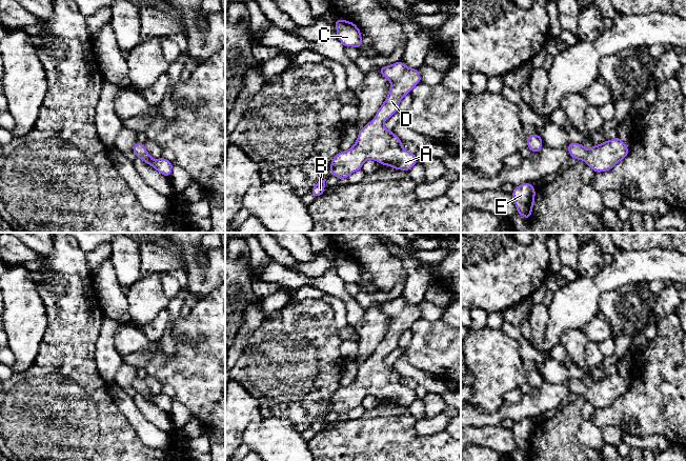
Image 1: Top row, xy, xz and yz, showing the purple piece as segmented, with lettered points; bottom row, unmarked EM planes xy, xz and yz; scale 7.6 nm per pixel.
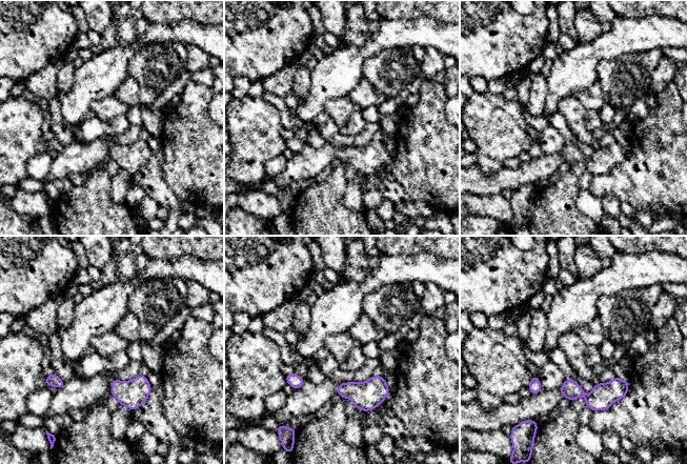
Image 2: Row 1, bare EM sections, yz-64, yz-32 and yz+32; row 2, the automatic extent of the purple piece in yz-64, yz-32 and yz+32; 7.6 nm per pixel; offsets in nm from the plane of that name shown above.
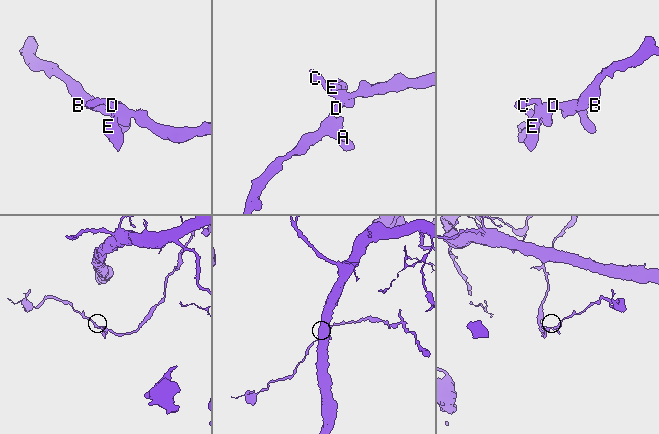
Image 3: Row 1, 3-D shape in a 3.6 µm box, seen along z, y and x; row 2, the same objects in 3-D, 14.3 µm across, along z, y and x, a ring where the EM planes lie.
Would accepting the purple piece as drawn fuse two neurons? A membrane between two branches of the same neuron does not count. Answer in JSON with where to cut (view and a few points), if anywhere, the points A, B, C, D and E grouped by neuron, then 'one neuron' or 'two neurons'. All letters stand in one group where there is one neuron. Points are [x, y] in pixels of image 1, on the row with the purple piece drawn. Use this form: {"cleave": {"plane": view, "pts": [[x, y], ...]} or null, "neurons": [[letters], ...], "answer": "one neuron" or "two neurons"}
{"cleave": null, "neurons": [["A", "B", "C", "D", "E"]], "answer": "one neuron"}

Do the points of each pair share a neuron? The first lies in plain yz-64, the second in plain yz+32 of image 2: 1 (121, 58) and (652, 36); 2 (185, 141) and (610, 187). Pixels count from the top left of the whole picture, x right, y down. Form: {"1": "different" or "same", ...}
{"1": "same", "2": "same"}

